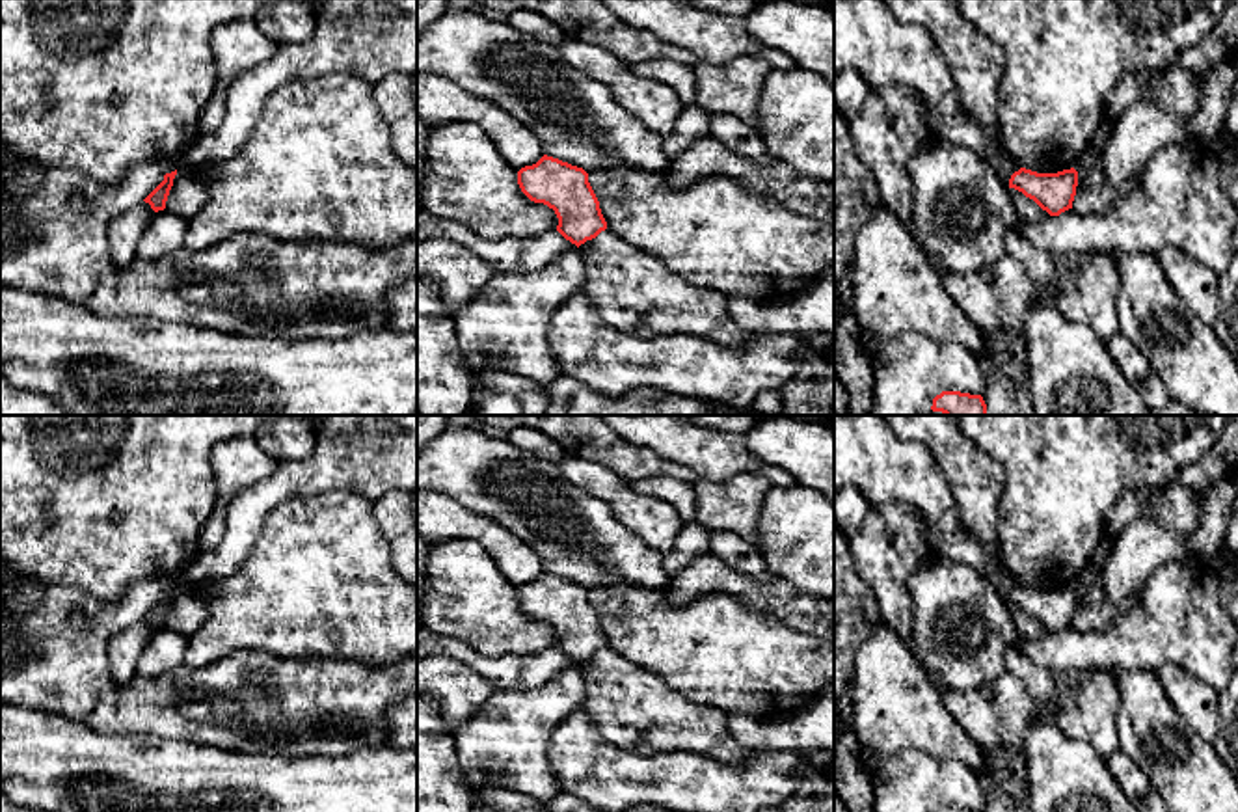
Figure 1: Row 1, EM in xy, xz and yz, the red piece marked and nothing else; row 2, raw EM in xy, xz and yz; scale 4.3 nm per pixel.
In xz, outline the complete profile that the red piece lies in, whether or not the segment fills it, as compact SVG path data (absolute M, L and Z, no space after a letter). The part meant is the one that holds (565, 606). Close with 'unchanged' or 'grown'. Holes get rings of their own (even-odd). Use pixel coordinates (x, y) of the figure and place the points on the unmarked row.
M544 572L518 589L521 609L558 635L557 648L577 665L607 646L599 618L583 585Z; unchanged

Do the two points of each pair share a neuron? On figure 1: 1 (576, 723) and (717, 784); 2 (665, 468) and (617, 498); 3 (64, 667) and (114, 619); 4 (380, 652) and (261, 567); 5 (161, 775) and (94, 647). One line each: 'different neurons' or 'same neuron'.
1: same neuron
2: different neurons
3: same neuron
4: same neuron
5: different neurons

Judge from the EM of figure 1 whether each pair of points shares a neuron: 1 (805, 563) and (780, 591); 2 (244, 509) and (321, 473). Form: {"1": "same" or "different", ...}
{"1": "different", "2": "same"}

